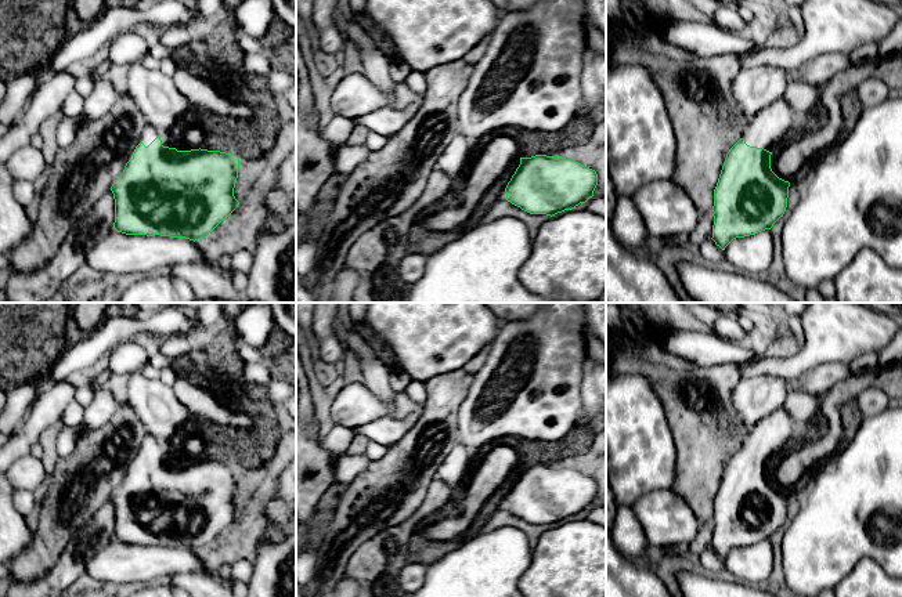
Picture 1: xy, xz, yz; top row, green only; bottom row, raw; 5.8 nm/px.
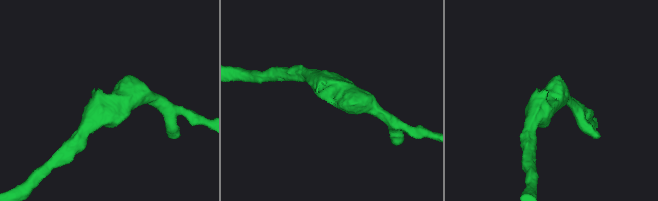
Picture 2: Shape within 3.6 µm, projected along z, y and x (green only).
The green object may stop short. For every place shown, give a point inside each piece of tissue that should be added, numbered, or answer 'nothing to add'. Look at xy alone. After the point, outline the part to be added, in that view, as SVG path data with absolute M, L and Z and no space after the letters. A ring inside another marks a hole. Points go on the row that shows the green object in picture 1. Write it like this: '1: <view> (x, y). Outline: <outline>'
1: xy (150, 133). Outline: M145 124L141 138L137 141L136 146L142 142L145 146L148 146L156 137L159 137L162 140L162 145L163 146L169 146L169 148L174 148L174 145L169 141L169 138L159 133L154 126L151 124ZM134 146L134 149L136 149ZM134 149L127 155L127 162L133 159L133 152Z

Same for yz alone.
1: yz (775, 123). Outline: M782 95L754 117L743 138L750 146L773 152L795 131L795 126L793 108Z

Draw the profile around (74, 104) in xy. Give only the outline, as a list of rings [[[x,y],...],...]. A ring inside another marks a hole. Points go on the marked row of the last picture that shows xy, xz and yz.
[[[75,90],[65,98],[61,108],[61,116],[79,116],[83,112],[84,98]]]

